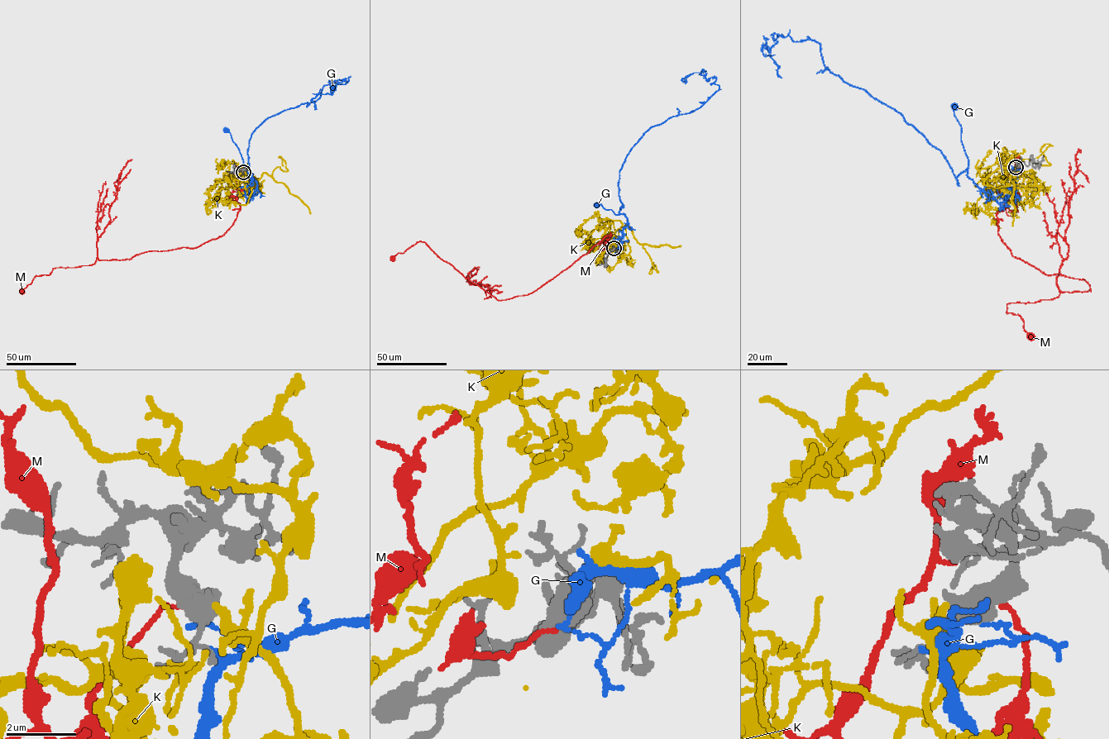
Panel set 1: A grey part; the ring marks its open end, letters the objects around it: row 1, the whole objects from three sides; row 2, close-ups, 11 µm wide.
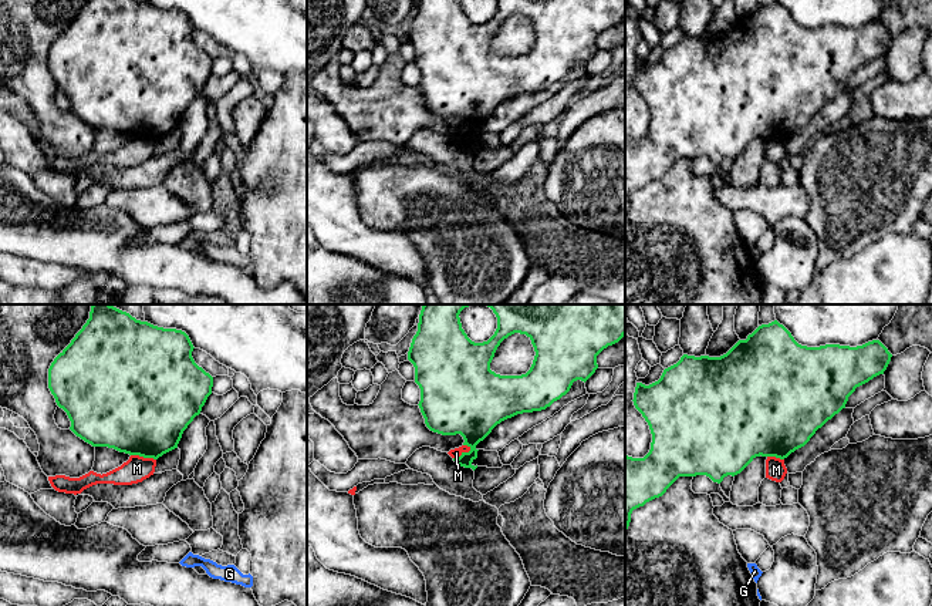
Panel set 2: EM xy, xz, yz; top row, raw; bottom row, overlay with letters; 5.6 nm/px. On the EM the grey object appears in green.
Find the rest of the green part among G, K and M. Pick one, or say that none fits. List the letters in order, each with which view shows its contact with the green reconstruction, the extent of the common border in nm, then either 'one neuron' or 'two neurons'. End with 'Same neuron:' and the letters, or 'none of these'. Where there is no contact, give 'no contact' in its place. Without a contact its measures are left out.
G: no contact | two neurons
K: no contact | one neuron
M: xz | 120 nm | two neurons
Same neuron: K

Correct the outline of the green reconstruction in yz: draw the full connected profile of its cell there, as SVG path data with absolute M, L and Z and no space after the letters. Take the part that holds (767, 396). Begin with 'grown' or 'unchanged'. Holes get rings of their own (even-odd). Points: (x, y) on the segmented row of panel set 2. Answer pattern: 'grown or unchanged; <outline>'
unchanged; M774 320L769 324L759 326L752 334L747 336L746 340L739 340L726 354L720 357L695 357L683 354L676 364L663 370L658 381L649 386L636 383L632 401L635 408L642 414L649 425L652 442L649 452L644 458L632 458L625 454L625 531L629 526L631 514L634 509L662 496L679 477L706 475L713 482L720 484L725 477L735 477L740 474L756 457L776 457L780 459L787 458L791 452L804 447L816 434L816 431L821 428L828 420L845 408L848 397L855 391L857 387L868 383L879 374L884 374L891 361L891 357L892 354L879 340L872 340L857 347L840 344L825 344L820 347L801 346L794 340L791 333L783 324Z

